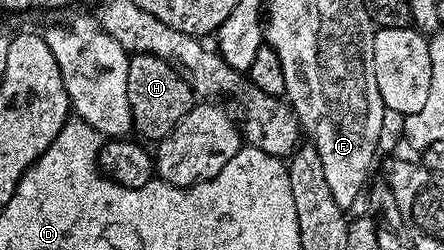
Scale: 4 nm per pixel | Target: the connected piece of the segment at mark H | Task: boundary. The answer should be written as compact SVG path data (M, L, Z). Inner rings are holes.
M137 53L127 65L127 101L131 101L133 131L141 134L142 140L159 141L193 108L195 93L176 67L154 55Z

